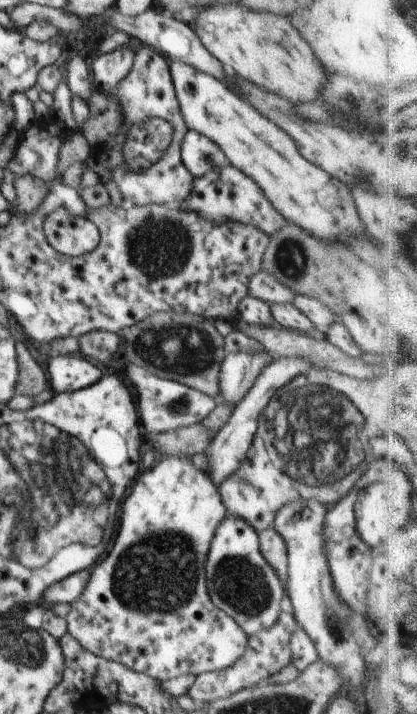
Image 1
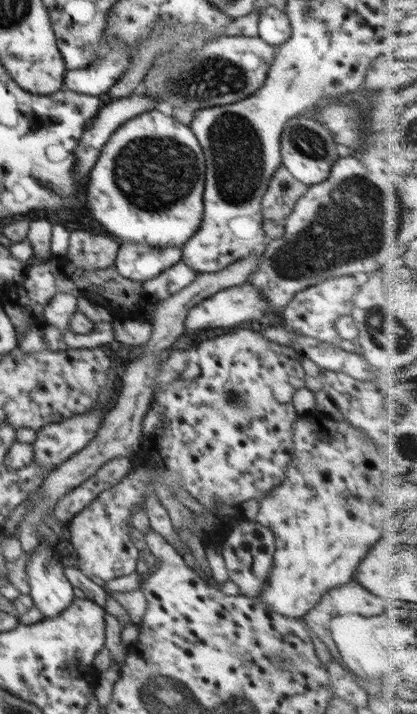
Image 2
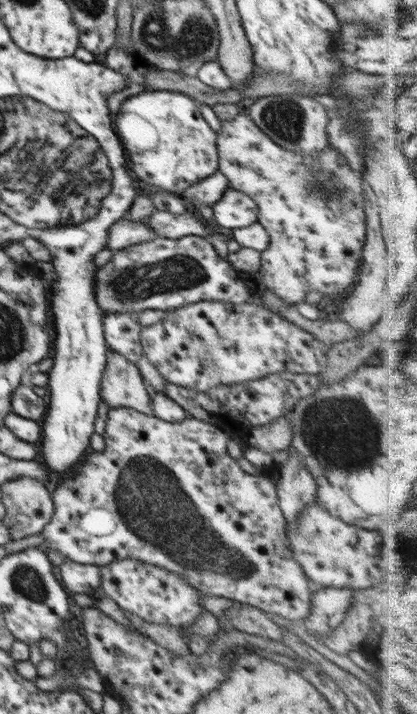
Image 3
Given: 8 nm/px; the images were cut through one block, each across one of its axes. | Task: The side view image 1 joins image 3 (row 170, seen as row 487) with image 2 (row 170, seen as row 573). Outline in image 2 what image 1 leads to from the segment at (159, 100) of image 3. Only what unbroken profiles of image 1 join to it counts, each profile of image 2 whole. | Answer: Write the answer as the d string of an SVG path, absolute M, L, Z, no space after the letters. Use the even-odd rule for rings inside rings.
M150 110L150 112L144 112L140 116L136 115L124 121L122 124L108 140L108 143L100 152L96 164L90 170L90 174L86 178L86 184L83 188L84 196L84 210L92 212L92 216L110 232L112 236L118 236L122 243L146 243L146 246L150 245L152 247L172 247L174 245L182 245L198 231L200 223L202 223L203 216L203 194L204 185L206 180L206 165L205 156L202 152L202 147L200 147L199 141L196 140L196 136L192 133L192 130L184 124L176 121L171 115L164 115L158 110Z

